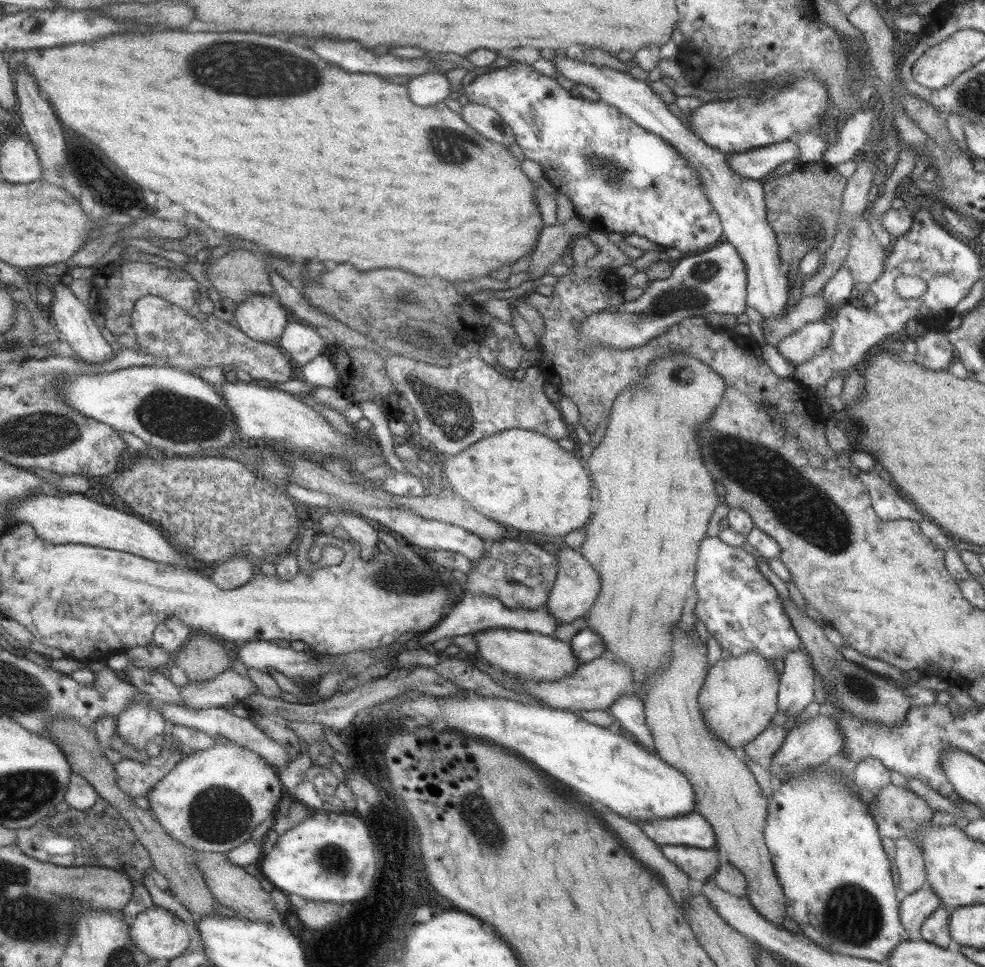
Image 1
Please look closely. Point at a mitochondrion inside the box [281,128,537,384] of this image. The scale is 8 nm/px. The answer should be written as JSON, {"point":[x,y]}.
{"point":[422,334]}

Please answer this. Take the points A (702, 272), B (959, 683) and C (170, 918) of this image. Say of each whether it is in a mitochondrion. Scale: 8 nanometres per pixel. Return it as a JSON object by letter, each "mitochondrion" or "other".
{"A":"mitochondrion","B":"other","C":"other"}

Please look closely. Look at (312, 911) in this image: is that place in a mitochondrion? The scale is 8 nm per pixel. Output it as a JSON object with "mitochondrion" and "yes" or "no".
{"mitochondrion":"no"}

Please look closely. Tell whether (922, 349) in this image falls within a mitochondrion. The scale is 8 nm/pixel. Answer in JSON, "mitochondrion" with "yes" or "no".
{"mitochondrion":"no"}

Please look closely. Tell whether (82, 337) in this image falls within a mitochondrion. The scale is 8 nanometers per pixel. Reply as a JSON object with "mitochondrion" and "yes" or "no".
{"mitochondrion":"no"}

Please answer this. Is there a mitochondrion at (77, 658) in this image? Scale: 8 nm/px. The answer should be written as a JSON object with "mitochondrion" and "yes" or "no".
{"mitochondrion":"no"}

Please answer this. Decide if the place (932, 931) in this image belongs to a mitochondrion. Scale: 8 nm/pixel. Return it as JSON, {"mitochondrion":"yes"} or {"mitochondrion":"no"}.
{"mitochondrion":"no"}

